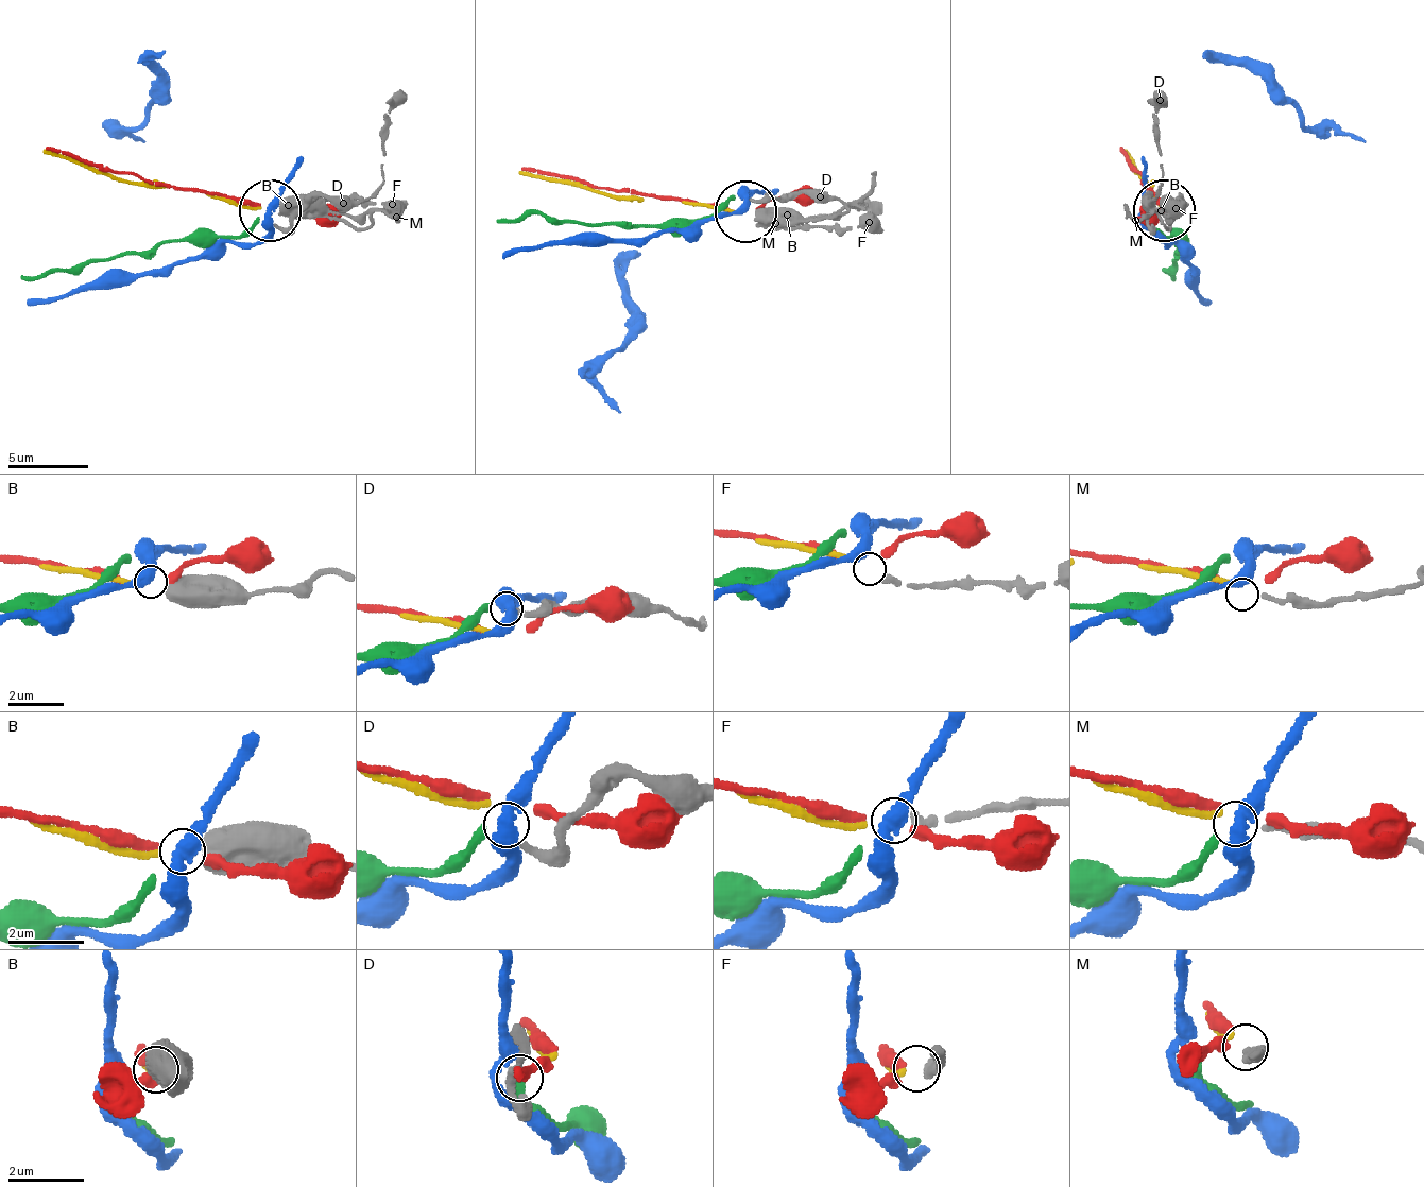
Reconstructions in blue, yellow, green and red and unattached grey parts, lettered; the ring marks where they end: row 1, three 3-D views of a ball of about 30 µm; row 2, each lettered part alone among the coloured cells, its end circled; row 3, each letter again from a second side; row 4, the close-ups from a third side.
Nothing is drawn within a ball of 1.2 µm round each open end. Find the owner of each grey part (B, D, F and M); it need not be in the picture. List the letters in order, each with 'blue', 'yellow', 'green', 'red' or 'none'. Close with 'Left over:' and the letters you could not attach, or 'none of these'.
B: yellow
D: green
F: none
M: none
Left over: F, M

